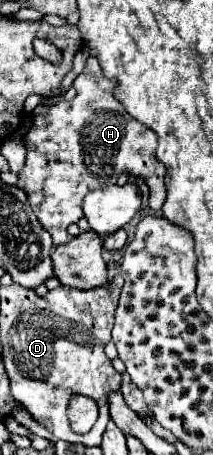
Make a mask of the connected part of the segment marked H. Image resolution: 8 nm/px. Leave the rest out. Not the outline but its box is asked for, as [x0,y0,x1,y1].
[16,57,166,247]

